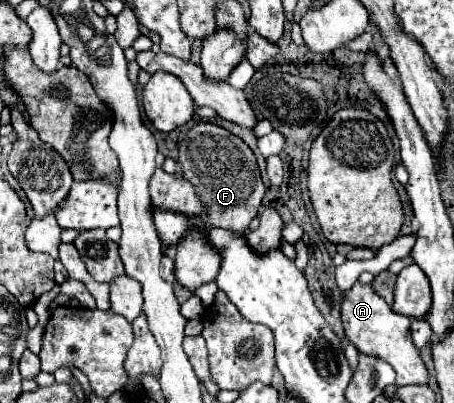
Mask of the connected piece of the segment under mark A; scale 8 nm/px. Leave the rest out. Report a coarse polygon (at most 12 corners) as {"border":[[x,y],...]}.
{"border":[[372,284],[342,298],[342,326],[362,352],[386,360],[396,386],[426,384],[410,318]]}

